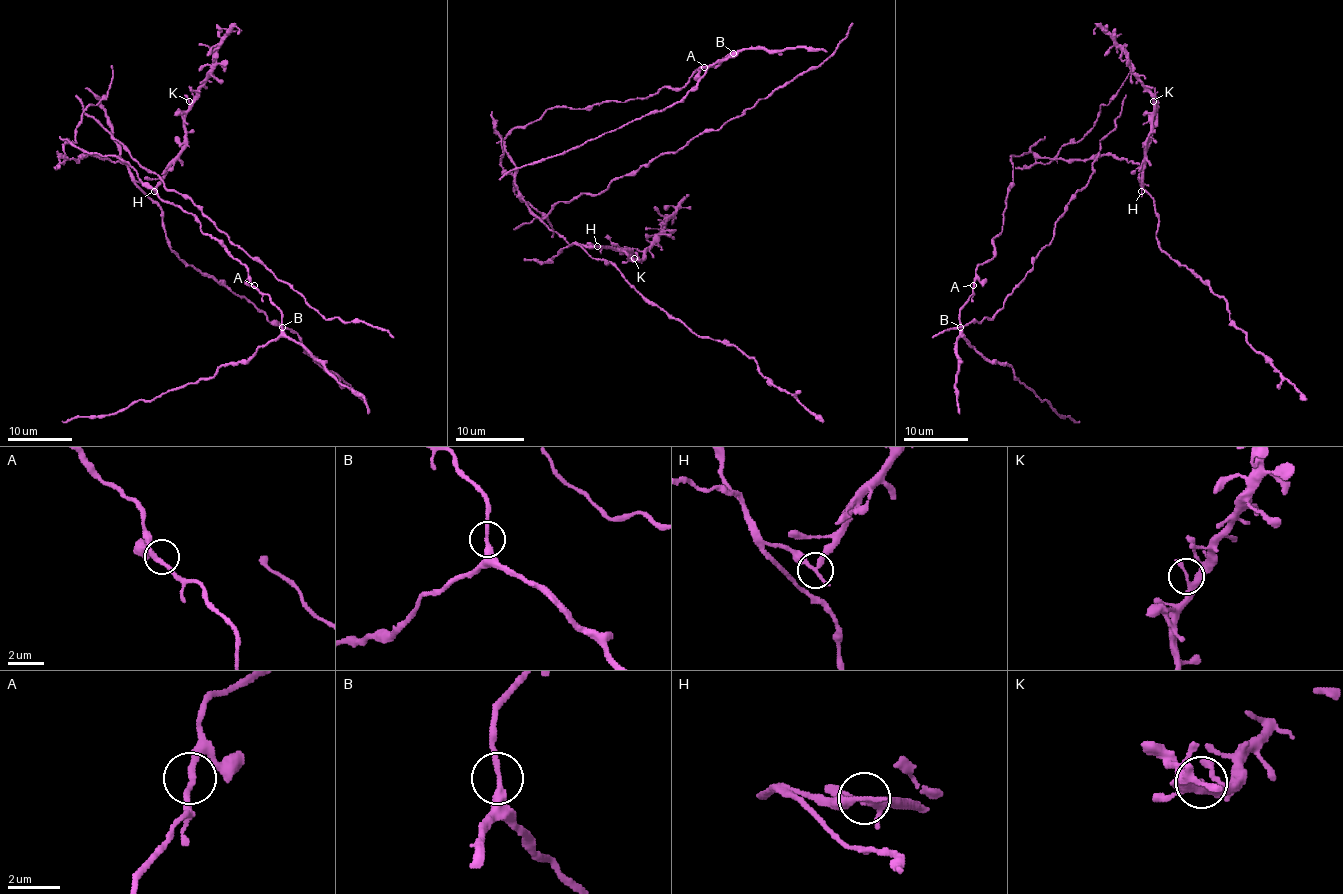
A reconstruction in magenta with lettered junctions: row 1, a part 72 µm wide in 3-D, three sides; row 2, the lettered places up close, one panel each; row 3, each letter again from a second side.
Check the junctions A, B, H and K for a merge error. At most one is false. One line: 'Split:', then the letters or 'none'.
Split: H

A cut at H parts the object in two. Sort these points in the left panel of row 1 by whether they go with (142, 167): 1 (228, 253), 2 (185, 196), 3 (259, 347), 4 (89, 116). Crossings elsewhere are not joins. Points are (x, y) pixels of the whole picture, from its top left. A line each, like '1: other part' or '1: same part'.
1: same part
2: same part
3: same part
4: same part

